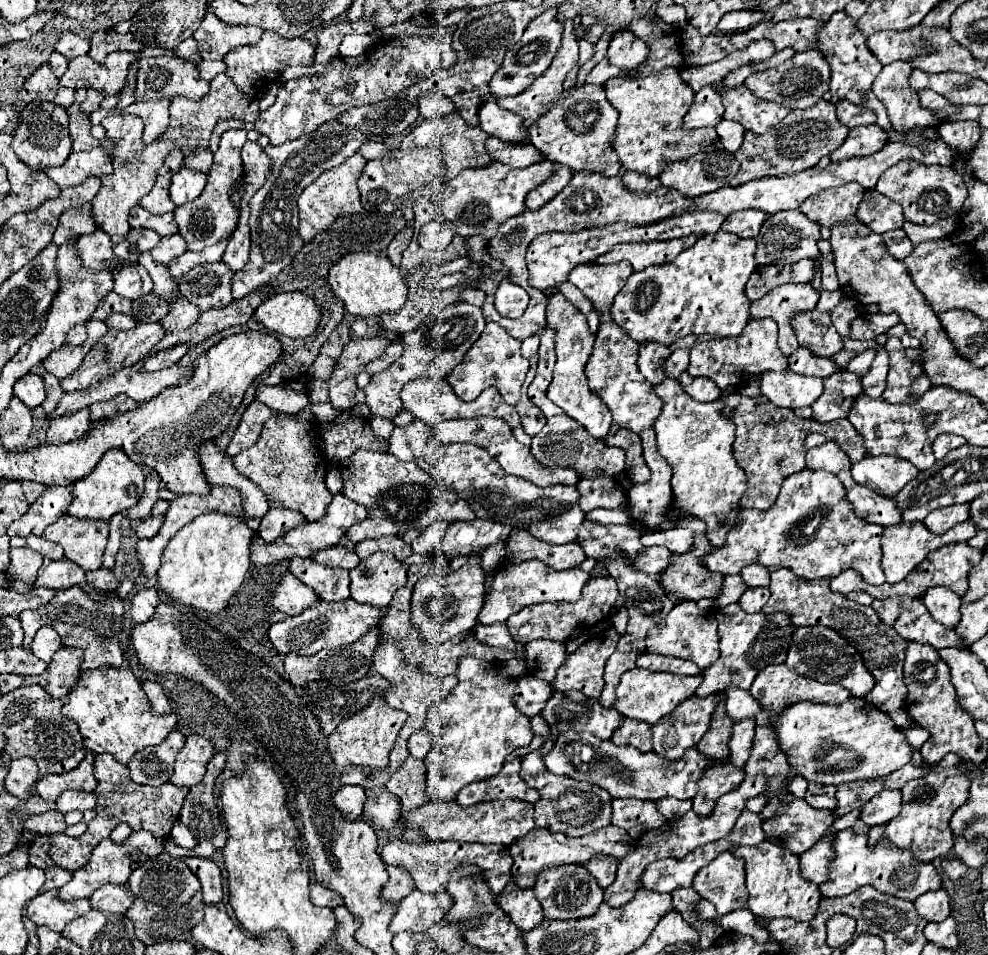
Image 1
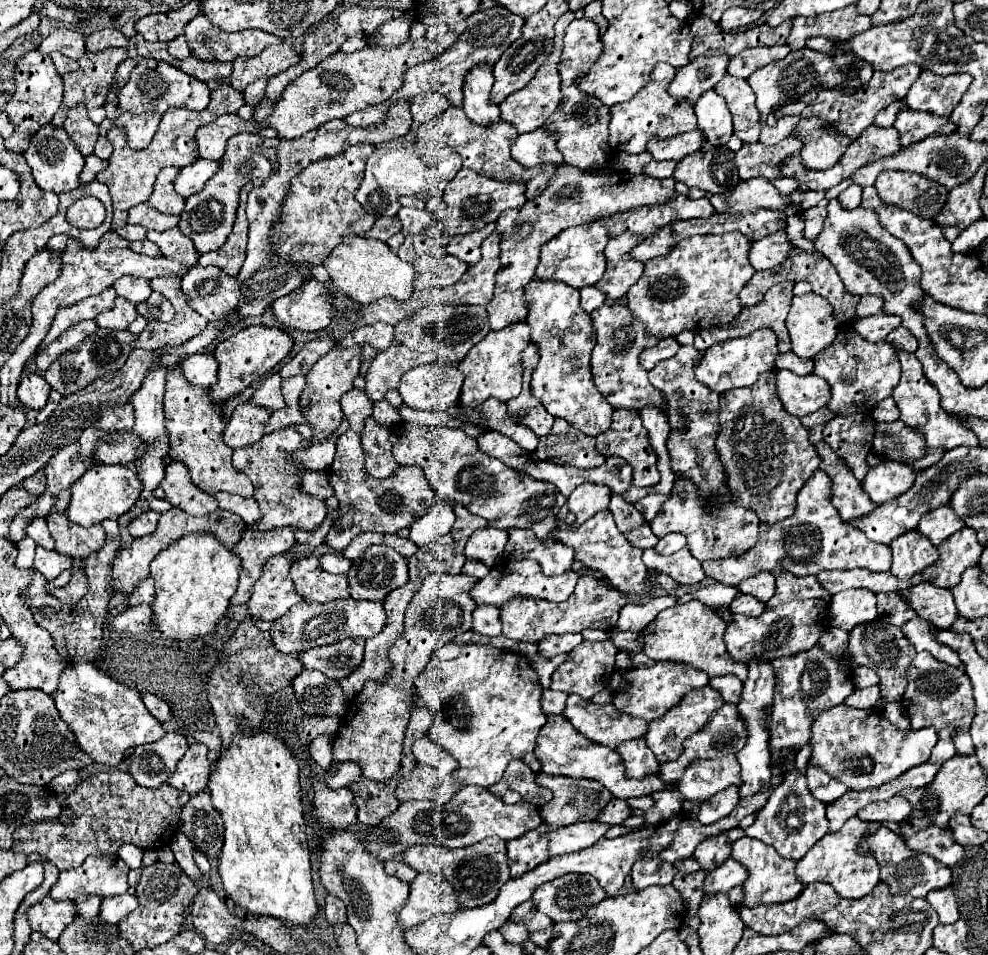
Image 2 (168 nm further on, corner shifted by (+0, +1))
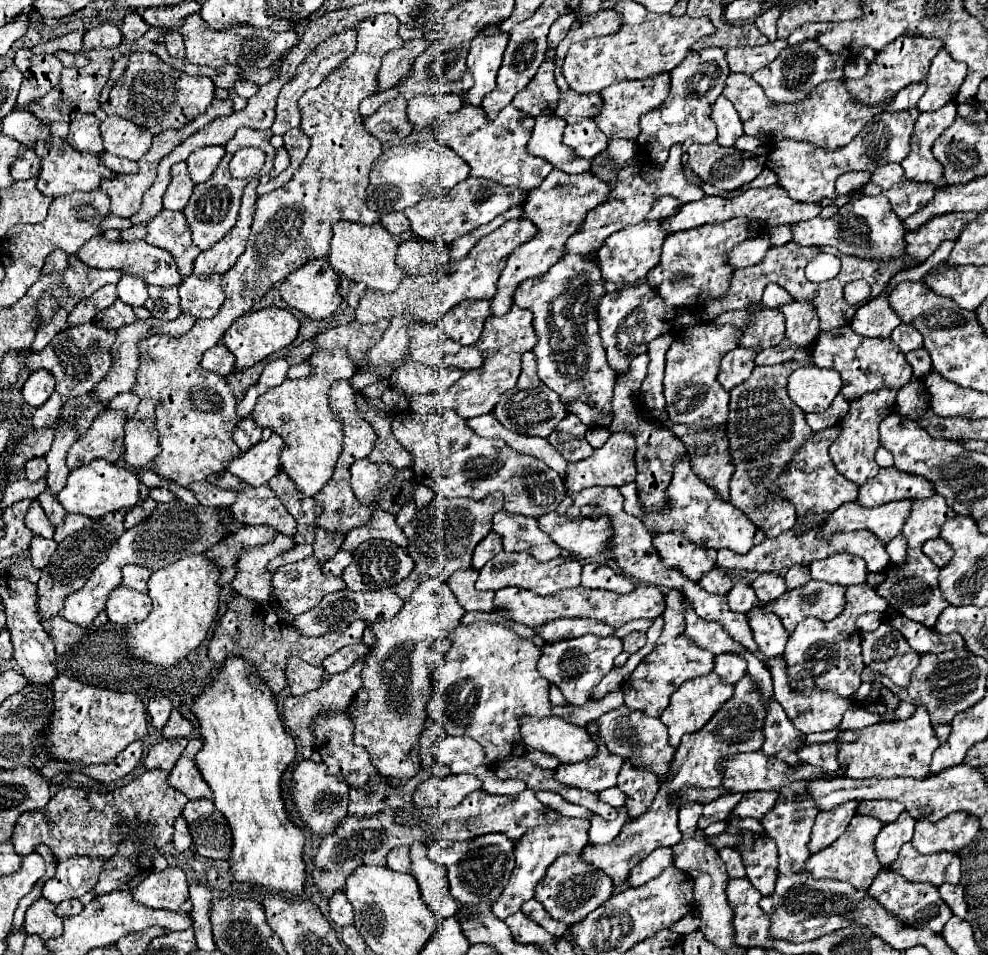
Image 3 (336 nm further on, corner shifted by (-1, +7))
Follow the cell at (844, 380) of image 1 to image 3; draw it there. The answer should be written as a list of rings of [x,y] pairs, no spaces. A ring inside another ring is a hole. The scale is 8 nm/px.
[[[849,324],[821,332],[813,344],[813,364],[817,366],[829,366],[841,374],[843,386],[841,386],[841,396],[847,398],[849,402],[863,396],[865,392],[889,388],[889,390],[899,390],[905,386],[911,378],[913,372],[909,368],[909,362],[905,360],[905,354],[897,350],[893,340],[869,340],[865,336],[857,336]]]

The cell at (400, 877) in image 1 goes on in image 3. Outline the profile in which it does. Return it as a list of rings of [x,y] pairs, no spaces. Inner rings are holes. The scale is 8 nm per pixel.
[[[409,846],[393,848],[387,854],[387,868],[397,872],[411,872],[411,860],[409,860]]]

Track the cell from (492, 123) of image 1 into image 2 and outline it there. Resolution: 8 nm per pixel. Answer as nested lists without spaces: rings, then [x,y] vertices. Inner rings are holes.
[[[476,64],[464,78],[462,108],[464,108],[466,116],[476,124],[500,120],[498,106],[490,104],[492,84],[494,84],[494,76],[492,76],[492,66],[488,66],[488,64],[486,66]]]

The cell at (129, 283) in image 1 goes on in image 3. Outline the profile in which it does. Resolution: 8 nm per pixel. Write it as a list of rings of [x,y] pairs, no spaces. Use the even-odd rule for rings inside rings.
[[[123,274],[117,282],[117,296],[131,306],[143,306],[147,300],[147,284],[131,274]]]

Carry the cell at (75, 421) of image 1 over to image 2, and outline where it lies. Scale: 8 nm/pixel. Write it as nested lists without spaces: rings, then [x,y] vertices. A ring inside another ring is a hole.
[[[78,442],[64,446],[62,450],[58,450],[48,466],[44,468],[46,474],[46,492],[52,494],[54,506],[52,512],[64,512],[68,502],[70,502],[70,486],[86,472],[84,462],[78,456]]]

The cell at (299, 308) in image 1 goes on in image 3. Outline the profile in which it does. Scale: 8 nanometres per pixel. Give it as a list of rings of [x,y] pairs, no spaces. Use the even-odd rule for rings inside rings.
[[[321,258],[321,260],[313,260],[307,262],[301,270],[295,270],[293,274],[289,274],[281,286],[279,286],[281,298],[295,310],[299,310],[301,314],[305,314],[311,320],[323,320],[327,316],[331,316],[337,306],[341,304],[341,294],[339,294],[339,274],[335,274],[333,268],[329,268],[329,260]]]

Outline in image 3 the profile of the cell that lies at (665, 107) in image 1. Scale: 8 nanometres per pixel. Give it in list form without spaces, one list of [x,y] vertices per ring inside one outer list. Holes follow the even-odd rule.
[[[661,72],[661,76],[653,76],[647,80],[621,80],[605,88],[605,92],[601,92],[603,108],[595,116],[595,122],[609,140],[615,140],[615,138],[637,140],[641,132],[639,128],[641,116],[659,108],[667,96],[669,96],[669,72]]]

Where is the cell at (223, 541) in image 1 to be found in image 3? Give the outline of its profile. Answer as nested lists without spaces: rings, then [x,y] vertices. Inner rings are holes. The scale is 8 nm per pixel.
[[[189,554],[175,564],[155,570],[149,578],[153,610],[143,622],[131,624],[131,642],[125,642],[129,648],[127,652],[159,668],[169,668],[197,648],[205,640],[219,612],[219,574],[217,564],[213,564],[205,554]]]

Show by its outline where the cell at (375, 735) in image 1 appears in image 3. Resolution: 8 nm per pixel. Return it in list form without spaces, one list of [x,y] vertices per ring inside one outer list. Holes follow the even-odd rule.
[[[429,578],[413,590],[409,602],[391,622],[373,624],[377,644],[367,654],[361,672],[363,686],[349,704],[349,718],[355,724],[353,742],[369,752],[371,764],[381,776],[411,778],[419,772],[417,740],[427,720],[431,672],[443,664],[443,656],[433,652],[433,642],[457,628],[463,614],[465,610],[457,604],[447,582]]]

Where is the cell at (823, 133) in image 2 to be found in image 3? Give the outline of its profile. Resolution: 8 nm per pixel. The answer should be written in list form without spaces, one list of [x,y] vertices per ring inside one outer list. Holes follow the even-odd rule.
[[[730,73],[727,76],[725,88],[723,88],[723,96],[729,98],[735,106],[735,110],[739,112],[745,134],[757,136],[769,144],[781,142],[785,138],[793,138],[799,142],[809,142],[827,152],[847,146],[859,134],[859,130],[875,114],[879,114],[885,108],[885,104],[881,104],[877,108],[867,108],[865,104],[855,102],[849,96],[849,92],[845,90],[843,80],[821,82],[817,88],[813,88],[813,92],[805,100],[801,100],[797,104],[779,106],[779,104],[769,102],[763,88],[757,86],[757,82],[751,76],[745,76],[743,73]],[[853,126],[855,126],[855,130],[853,130]]]

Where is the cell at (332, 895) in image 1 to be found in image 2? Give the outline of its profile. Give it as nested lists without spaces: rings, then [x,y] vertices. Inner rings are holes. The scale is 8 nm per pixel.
[[[332,894],[326,896],[324,914],[326,914],[326,920],[328,920],[330,924],[346,922],[346,906],[344,906],[344,902],[340,902],[340,898],[336,898],[336,896],[332,896]]]

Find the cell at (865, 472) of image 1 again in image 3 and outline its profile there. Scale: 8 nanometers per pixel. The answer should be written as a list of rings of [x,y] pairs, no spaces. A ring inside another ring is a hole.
[[[895,466],[881,468],[879,474],[859,488],[859,504],[861,506],[879,506],[891,500],[903,498],[929,498],[933,496],[933,484],[923,476],[897,472]]]

